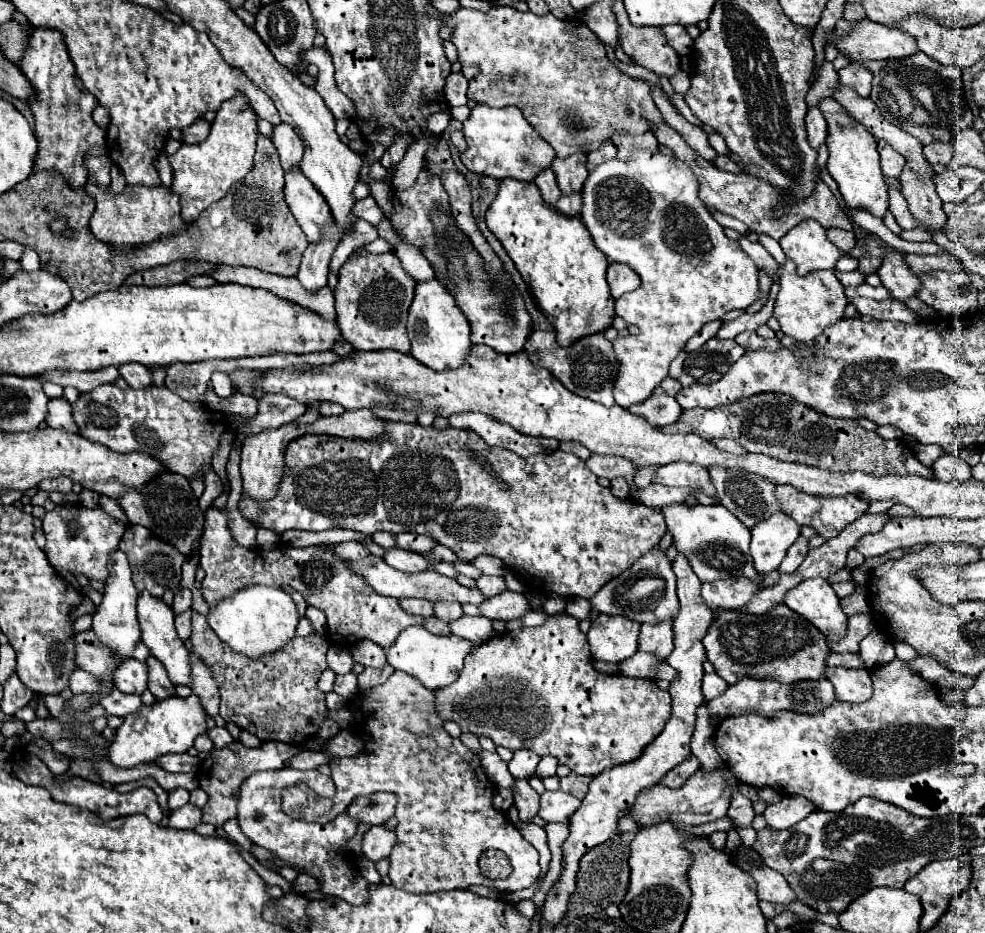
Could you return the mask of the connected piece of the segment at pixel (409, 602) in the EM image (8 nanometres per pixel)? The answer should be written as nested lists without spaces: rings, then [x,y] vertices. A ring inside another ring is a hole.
[[[402,598],[400,606],[410,612],[410,614],[418,614],[418,616],[432,616],[434,614],[434,604],[430,600],[422,600],[422,598]]]

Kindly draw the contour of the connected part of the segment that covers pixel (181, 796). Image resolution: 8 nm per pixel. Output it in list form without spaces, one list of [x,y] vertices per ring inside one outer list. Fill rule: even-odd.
[[[184,788],[170,790],[170,792],[168,792],[168,806],[170,806],[170,810],[176,810],[176,808],[184,806],[184,804],[188,802],[188,796],[190,796],[190,792],[184,790]]]

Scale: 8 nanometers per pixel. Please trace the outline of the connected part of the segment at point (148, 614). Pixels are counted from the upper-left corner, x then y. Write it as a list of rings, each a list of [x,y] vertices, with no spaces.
[[[150,594],[138,596],[138,622],[142,626],[142,642],[150,648],[152,656],[156,656],[164,668],[168,670],[172,684],[192,684],[192,662],[190,662],[190,650],[184,646],[184,642],[178,638],[174,628],[174,612],[170,606],[166,606],[162,600],[156,600]]]

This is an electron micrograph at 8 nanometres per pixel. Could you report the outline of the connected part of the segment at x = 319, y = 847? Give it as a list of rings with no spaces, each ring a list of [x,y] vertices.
[[[282,768],[282,770],[270,770],[270,772],[256,772],[252,774],[246,782],[242,782],[240,788],[240,800],[238,800],[238,820],[240,820],[240,828],[242,832],[258,846],[272,850],[280,860],[290,862],[290,864],[298,864],[302,868],[306,868],[306,874],[314,876],[320,882],[320,890],[324,894],[342,898],[350,904],[360,904],[366,902],[368,898],[368,882],[360,876],[356,876],[356,872],[350,868],[350,864],[346,862],[346,858],[342,856],[346,842],[356,834],[356,826],[358,822],[354,822],[354,818],[350,818],[348,814],[340,814],[336,820],[326,822],[326,824],[310,824],[310,822],[302,822],[302,820],[294,820],[290,816],[284,816],[282,808],[280,808],[280,800],[282,800],[282,790],[294,784],[308,784],[314,788],[334,788],[334,782],[330,776],[320,774],[318,770],[290,770],[290,768]]]

